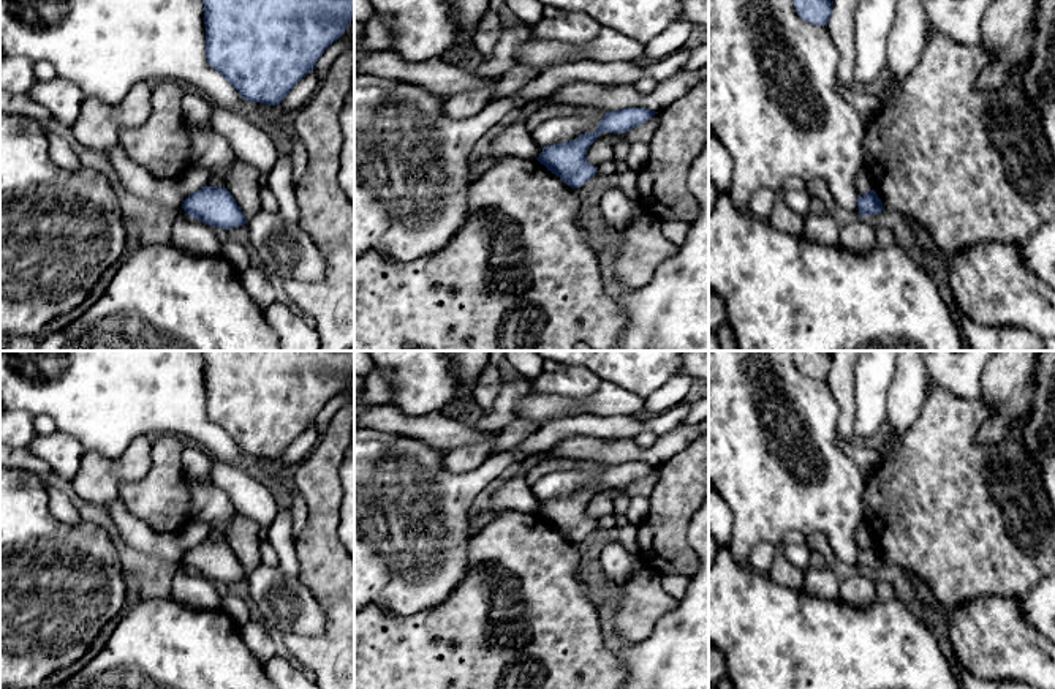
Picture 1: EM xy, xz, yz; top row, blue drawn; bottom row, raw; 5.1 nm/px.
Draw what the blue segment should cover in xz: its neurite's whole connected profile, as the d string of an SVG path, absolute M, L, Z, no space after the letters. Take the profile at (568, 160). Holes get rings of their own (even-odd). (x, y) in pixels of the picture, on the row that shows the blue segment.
M644 107L606 112L596 131L584 133L569 142L543 147L543 153L536 160L573 190L580 188L596 175L596 166L587 161L587 150L601 133L626 133L644 125L655 114L658 112Z

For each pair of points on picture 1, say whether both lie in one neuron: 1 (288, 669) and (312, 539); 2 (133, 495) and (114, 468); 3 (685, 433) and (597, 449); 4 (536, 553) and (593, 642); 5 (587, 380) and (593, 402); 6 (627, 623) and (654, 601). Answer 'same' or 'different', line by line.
1: different
2: different
3: same
4: same
5: different
6: same

